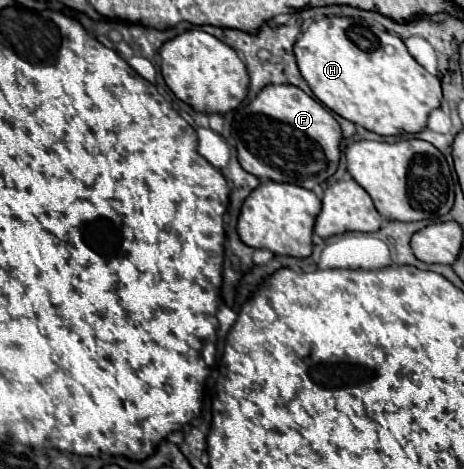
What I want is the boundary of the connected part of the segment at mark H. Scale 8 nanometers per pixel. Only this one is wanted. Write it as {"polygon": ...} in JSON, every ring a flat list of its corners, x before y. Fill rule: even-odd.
{"polygon":[[322,18,320,22,312,22,304,34,294,44,294,54,298,68,308,82,314,96,332,112,340,114,342,118,376,132,378,136,402,136,402,134,418,134,426,128,426,120,432,110,440,108,442,102,442,88,440,80,432,74,426,74,418,62,408,54,404,42,376,26,366,24,364,20,350,20,350,18],[392,44,394,54,386,54,384,46]]}

